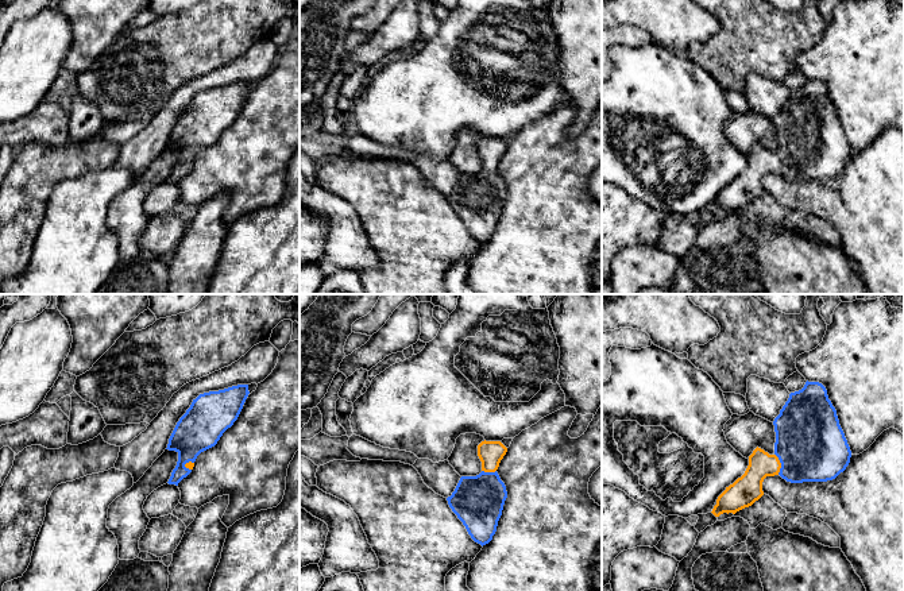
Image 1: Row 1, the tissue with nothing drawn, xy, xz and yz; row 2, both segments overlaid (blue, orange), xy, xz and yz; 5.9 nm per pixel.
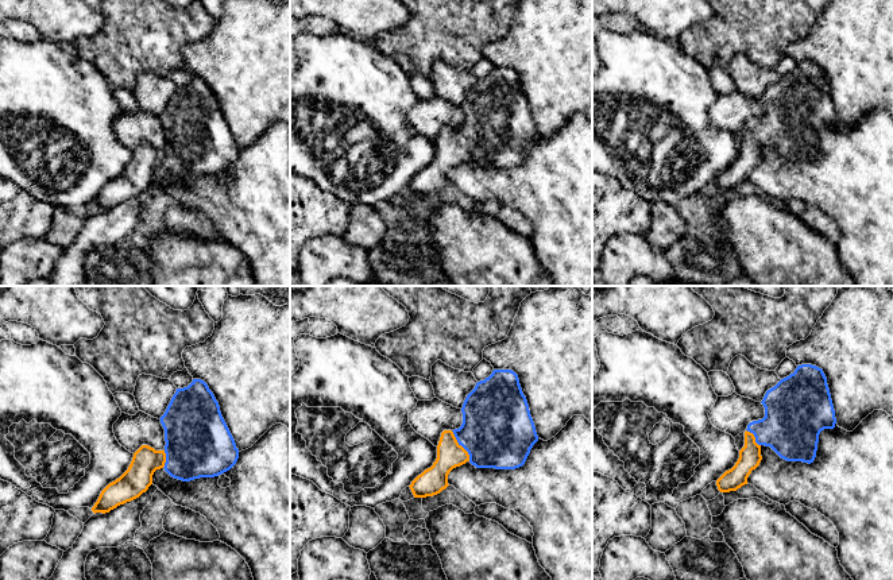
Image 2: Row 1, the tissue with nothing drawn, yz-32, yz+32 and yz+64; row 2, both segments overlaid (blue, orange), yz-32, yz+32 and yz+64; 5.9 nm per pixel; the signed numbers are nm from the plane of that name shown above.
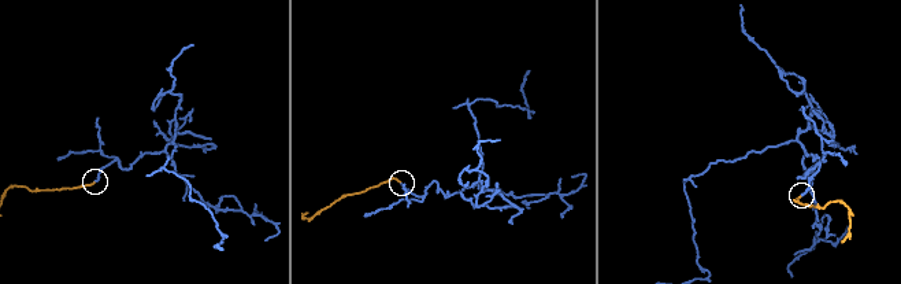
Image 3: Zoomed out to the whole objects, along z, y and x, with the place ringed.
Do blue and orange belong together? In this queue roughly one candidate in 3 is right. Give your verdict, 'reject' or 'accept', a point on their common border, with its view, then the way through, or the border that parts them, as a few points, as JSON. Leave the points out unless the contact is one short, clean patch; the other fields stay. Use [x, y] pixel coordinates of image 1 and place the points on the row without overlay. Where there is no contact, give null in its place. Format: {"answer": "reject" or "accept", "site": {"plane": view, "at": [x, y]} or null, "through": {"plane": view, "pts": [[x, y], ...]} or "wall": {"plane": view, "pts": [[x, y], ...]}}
{"answer": "accept", "site": {"plane": "yz", "at": [781, 162]}, "through": {"plane": "yz", "pts": [[810, 141], [792, 158], [781, 162], [769, 162], [748, 186]]}}

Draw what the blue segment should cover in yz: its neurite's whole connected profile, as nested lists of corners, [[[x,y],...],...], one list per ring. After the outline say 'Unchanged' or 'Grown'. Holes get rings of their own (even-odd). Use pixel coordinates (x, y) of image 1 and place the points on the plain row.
[[[806,80],[773,119],[774,151],[756,146],[745,171],[718,194],[712,212],[733,210],[752,204],[762,193],[766,174],[780,173],[791,181],[835,177],[850,161],[851,148],[839,123],[837,108],[819,80]]]. Grown

